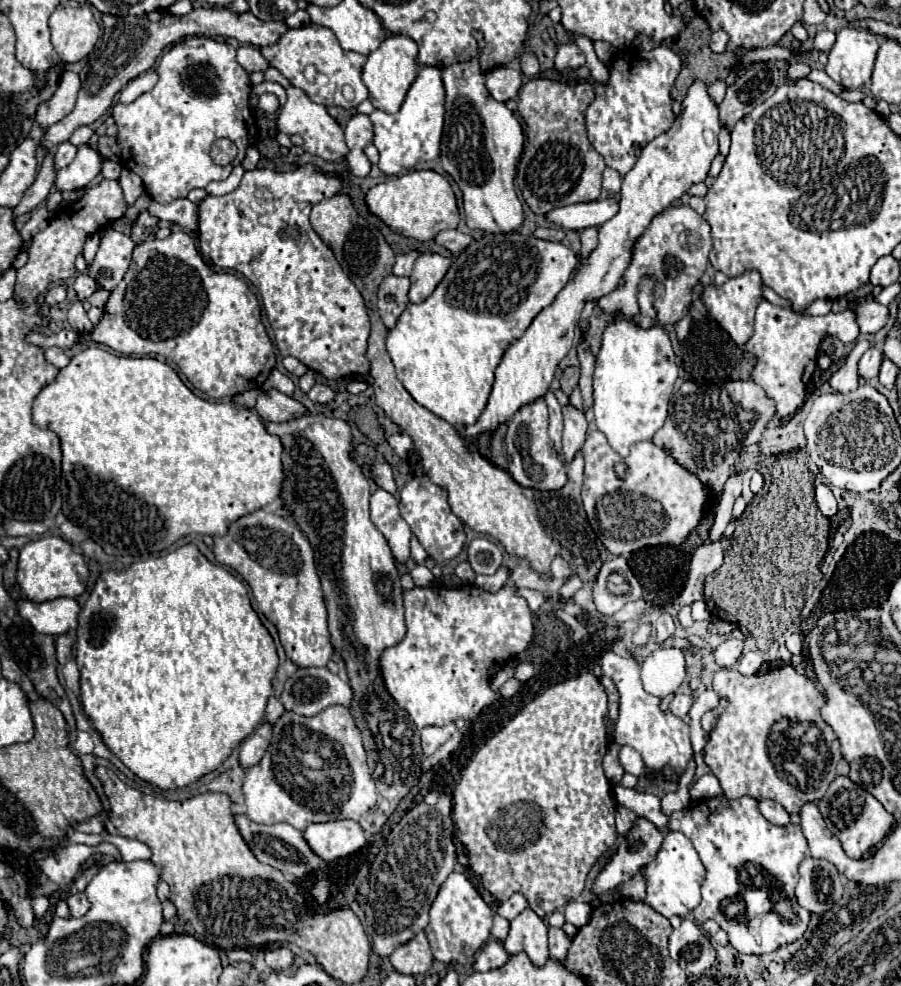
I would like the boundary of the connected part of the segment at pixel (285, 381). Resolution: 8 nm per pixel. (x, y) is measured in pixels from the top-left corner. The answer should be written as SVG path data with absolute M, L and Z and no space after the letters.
M277 368L271 372L271 376L265 380L265 383L263 386L261 386L262 391L267 391L272 388L275 388L275 390L279 390L279 392L282 392L283 394L293 394L293 390L295 390L295 386L293 386L293 382L283 374L283 372L279 372Z

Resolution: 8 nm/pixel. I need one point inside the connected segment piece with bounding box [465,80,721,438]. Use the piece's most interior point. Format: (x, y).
(670, 164)

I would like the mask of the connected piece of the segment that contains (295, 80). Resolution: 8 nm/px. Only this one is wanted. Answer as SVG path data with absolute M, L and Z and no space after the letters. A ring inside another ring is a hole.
M303 26L303 28L291 28L287 30L281 40L273 46L265 46L261 48L263 56L269 60L269 64L273 68L277 68L293 86L301 88L313 102L323 104L323 106L341 106L341 108L355 108L357 104L361 104L363 100L367 100L369 92L365 88L365 84L361 82L361 70L365 64L365 56L351 52L351 50L343 50L335 38L335 34L329 28L323 26ZM313 64L315 66L315 80L309 82L303 76L303 70ZM349 84L355 90L355 98L349 102L343 98L341 88Z

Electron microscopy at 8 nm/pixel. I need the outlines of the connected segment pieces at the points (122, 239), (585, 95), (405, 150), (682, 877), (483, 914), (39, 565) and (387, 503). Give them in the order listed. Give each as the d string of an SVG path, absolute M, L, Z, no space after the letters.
M113 228L105 230L101 238L101 246L91 264L91 272L95 274L95 280L101 288L113 290L121 282L121 278L125 276L131 264L133 248L135 248L135 242L129 236Z
M535 78L521 88L519 114L525 120L527 144L517 166L515 182L535 214L547 214L551 208L599 198L605 160L587 138L583 114L593 100L595 90L589 82Z
M421 66L417 78L413 80L407 96L397 114L387 114L383 110L373 110L371 122L375 126L373 144L377 146L381 160L379 168L387 176L401 174L411 170L419 162L435 160L439 156L441 132L443 132L443 114L445 114L445 88L441 80L441 70L435 66Z
M669 832L669 840L663 842L661 852L647 866L647 898L645 902L655 908L665 918L673 914L685 916L689 914L701 900L701 880L703 880L703 864L687 836L681 832Z
M453 872L445 880L443 888L439 890L439 896L433 902L429 916L431 916L431 922L425 928L425 934L429 938L435 960L445 964L451 964L451 962L473 964L475 952L489 940L495 912L491 906L483 902L483 898L475 890L475 886L467 880L465 874Z
M43 536L35 542L23 546L17 564L17 584L21 586L23 594L31 602L53 600L59 596L77 598L85 592L85 582L89 578L89 570L81 554L73 552L73 546L59 536Z
M377 488L371 494L371 522L385 536L387 544L393 550L393 556L403 564L409 558L409 538L411 528L401 518L399 502L393 494Z

